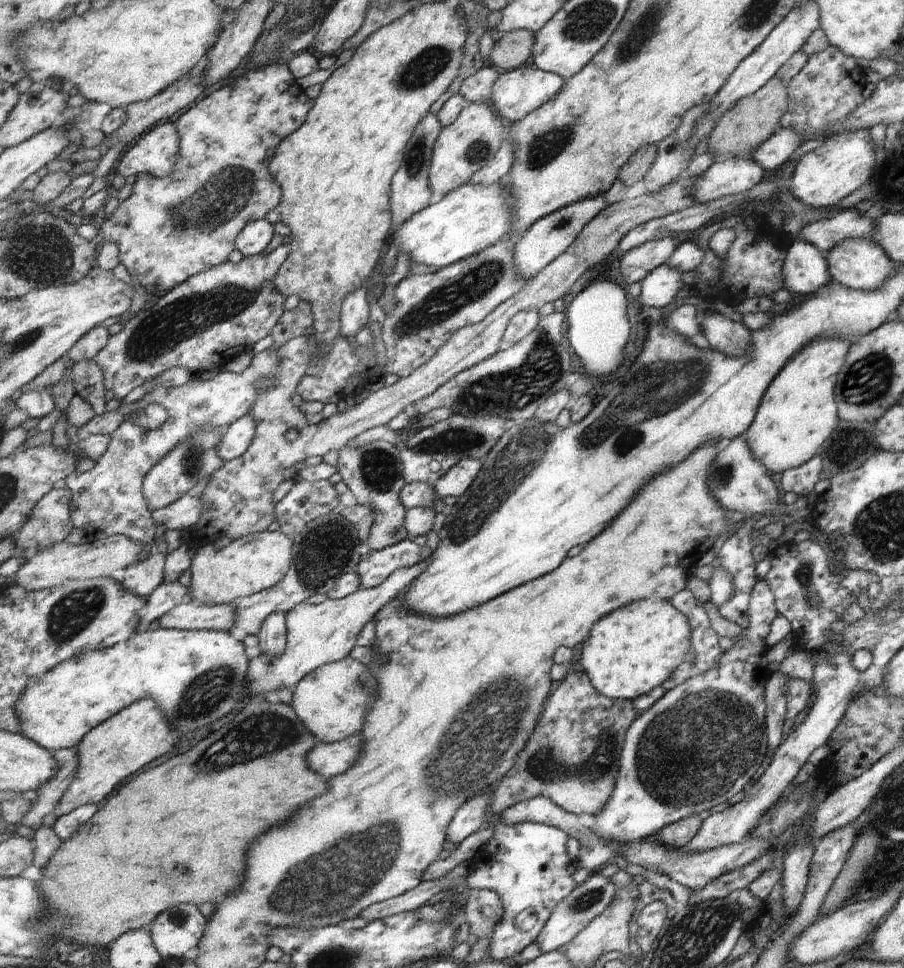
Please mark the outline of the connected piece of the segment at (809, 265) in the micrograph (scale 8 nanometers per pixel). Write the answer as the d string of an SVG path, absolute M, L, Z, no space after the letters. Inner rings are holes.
M795 237L785 248L780 277L782 288L795 294L810 295L831 281L824 253Z

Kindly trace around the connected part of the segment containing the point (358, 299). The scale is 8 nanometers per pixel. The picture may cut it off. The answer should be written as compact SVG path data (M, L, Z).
M367 284L359 287L352 295L349 295L342 308L341 336L357 336L359 330L369 324L369 302L367 302Z

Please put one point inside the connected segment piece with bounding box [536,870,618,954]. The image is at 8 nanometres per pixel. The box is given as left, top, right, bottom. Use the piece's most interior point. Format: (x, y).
(579, 909)

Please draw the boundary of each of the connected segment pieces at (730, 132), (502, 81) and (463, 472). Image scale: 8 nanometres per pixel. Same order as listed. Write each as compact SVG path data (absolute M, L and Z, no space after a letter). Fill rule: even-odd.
M773 75L761 88L752 95L740 98L729 107L714 124L709 133L708 151L715 154L731 154L733 157L752 159L750 152L779 128L780 118L787 108L787 85Z
M536 66L505 71L496 80L489 103L500 117L516 123L559 95L565 83L566 79L559 74L538 69Z
M464 458L433 484L436 493L439 497L460 497L472 486L482 468L483 461L476 458Z

